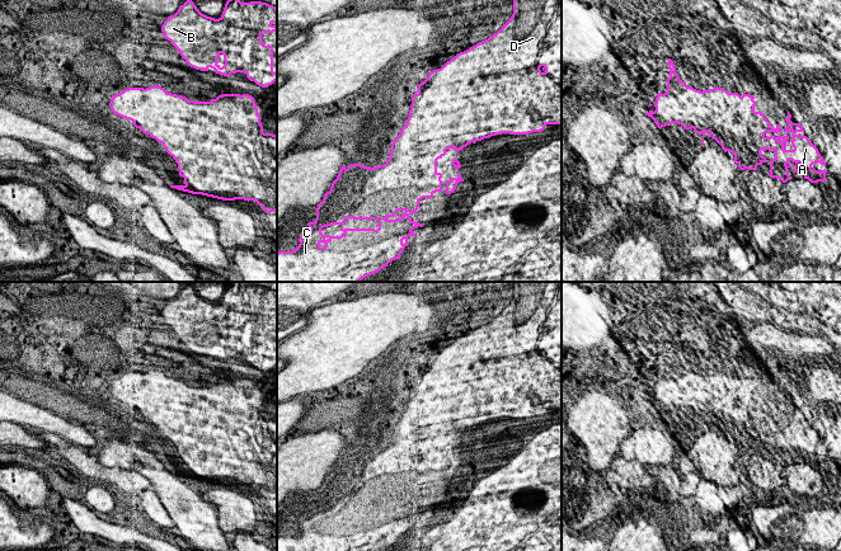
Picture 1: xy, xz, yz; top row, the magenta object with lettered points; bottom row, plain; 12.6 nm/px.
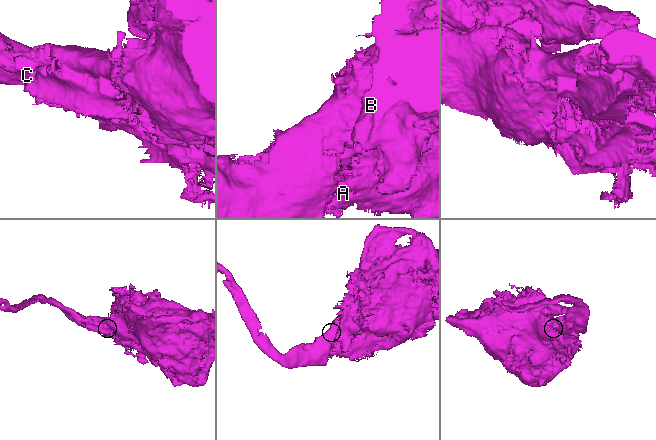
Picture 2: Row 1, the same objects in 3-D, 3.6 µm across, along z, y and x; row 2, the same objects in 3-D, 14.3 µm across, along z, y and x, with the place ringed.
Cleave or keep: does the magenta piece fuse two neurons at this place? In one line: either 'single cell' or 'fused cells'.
single cell

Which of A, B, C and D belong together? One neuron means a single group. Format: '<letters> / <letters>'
A B C D

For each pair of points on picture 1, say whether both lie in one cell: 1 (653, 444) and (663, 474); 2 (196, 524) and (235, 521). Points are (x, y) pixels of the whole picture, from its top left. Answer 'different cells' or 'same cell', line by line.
1: different cells
2: different cells

